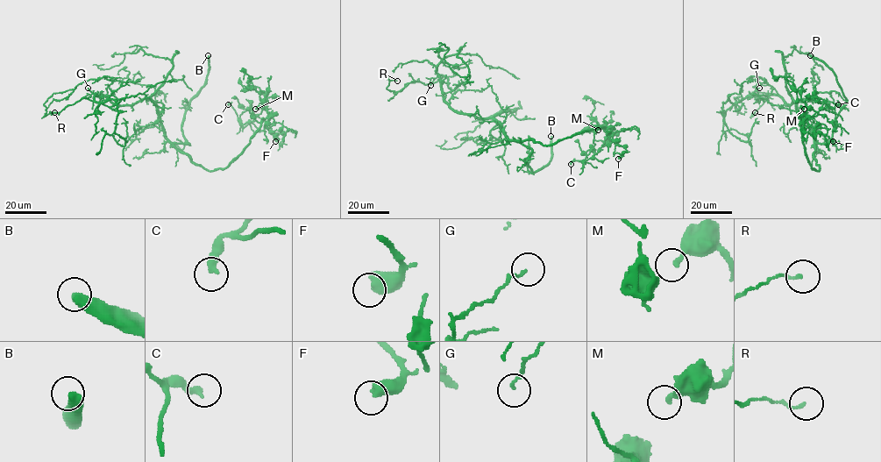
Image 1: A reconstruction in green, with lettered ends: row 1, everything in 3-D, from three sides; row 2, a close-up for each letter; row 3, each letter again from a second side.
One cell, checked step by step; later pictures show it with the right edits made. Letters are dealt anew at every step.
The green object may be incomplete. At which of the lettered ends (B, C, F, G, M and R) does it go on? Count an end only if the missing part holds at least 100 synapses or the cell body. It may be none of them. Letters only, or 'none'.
B

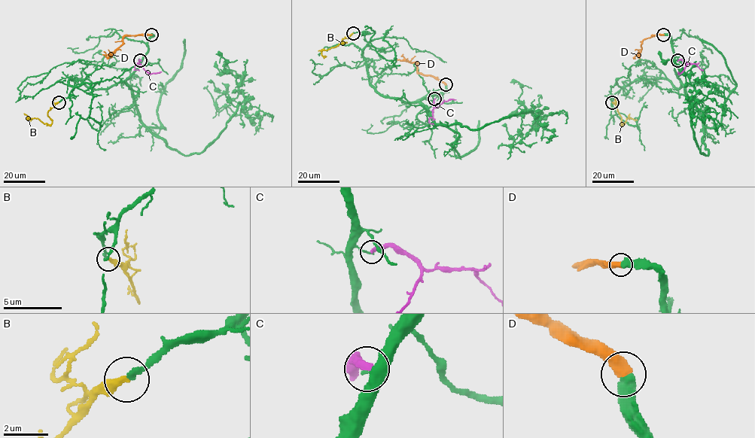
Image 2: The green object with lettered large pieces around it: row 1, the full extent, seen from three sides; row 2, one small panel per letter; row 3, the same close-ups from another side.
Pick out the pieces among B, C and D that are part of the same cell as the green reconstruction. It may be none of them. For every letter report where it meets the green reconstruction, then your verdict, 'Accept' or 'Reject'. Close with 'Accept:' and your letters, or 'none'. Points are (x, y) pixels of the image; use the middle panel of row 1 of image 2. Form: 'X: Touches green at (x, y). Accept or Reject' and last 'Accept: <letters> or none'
B: Touches green at (353, 33). Accept
C: Touches green at (434, 98). Reject
D: Touches green at (445, 84). Accept
Accept: B, D

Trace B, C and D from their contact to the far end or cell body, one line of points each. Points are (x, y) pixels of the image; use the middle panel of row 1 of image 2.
B: (353, 33), (342, 40), (346, 42), (322, 50), (321, 54), (324, 58), (326, 56)
C: (434, 98), (433, 107), (436, 107), (444, 101), (455, 99)
D: (445, 84), (420, 73), (416, 62), (398, 60)

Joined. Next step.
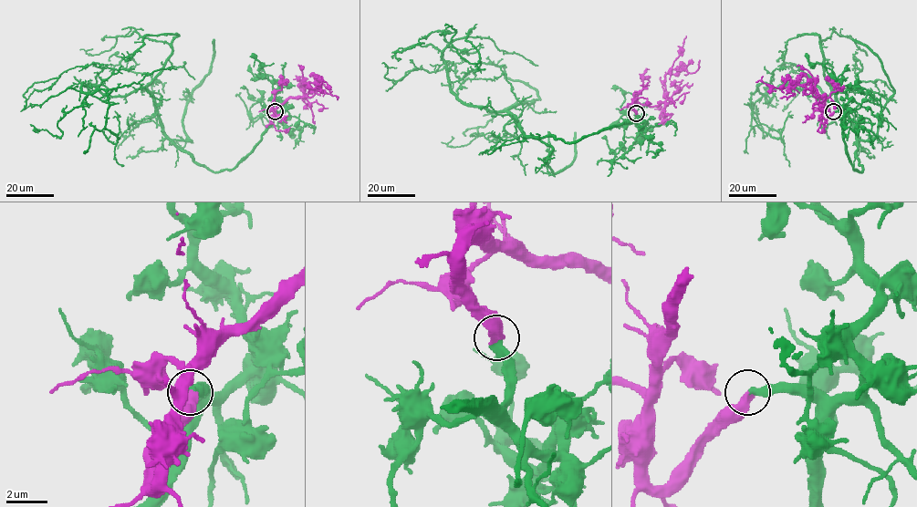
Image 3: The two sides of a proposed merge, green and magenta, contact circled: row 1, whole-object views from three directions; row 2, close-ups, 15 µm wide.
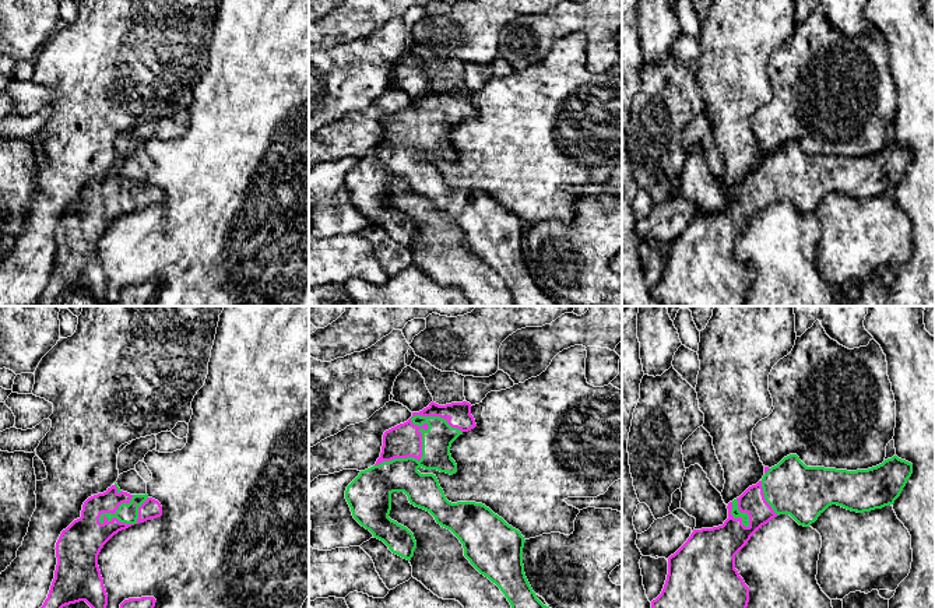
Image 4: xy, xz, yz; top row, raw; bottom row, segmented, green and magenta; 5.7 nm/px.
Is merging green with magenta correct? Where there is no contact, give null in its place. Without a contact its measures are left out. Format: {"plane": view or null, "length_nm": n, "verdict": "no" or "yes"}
{"plane": "xz", "length_nm": 550, "verdict": "yes"}

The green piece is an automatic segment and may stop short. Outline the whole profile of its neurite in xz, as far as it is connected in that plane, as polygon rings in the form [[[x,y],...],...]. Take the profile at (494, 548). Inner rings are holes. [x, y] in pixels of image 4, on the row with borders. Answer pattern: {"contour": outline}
{"contour": [[[432,401],[422,411],[412,412],[407,422],[386,430],[380,457],[373,467],[361,471],[347,486],[345,499],[354,519],[362,527],[369,530],[375,538],[383,541],[393,553],[411,560],[416,548],[414,534],[389,517],[391,493],[404,492],[411,505],[429,512],[437,524],[450,530],[460,540],[464,556],[481,574],[500,588],[512,608],[549,608],[537,598],[526,577],[523,565],[526,540],[521,533],[482,503],[449,502],[436,475],[418,471],[422,467],[450,475],[457,472],[457,464],[451,458],[450,447],[460,435],[477,426],[471,415],[471,407],[467,401],[446,405]]]}

